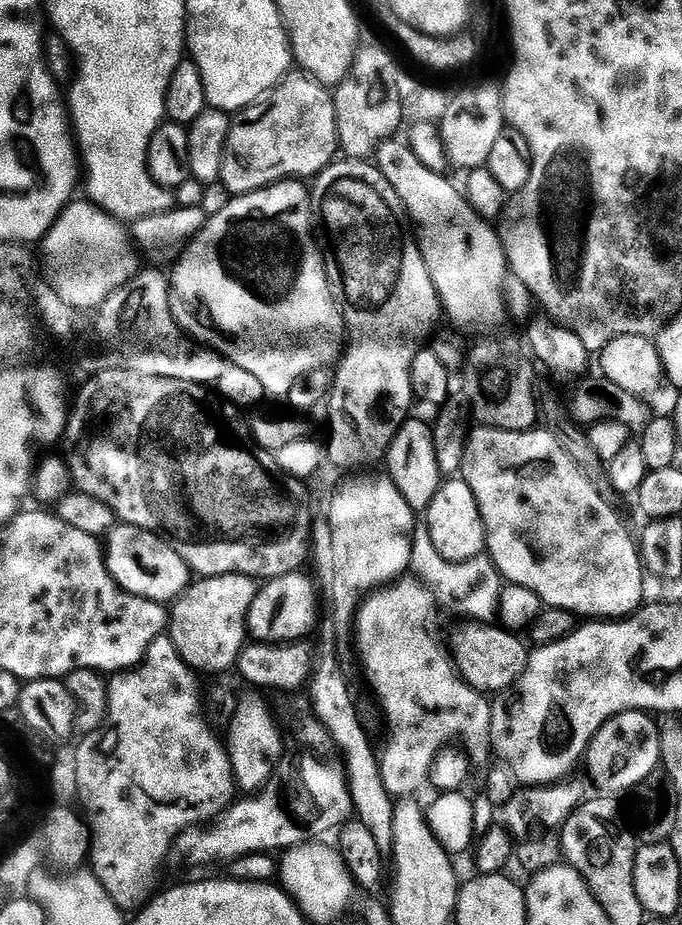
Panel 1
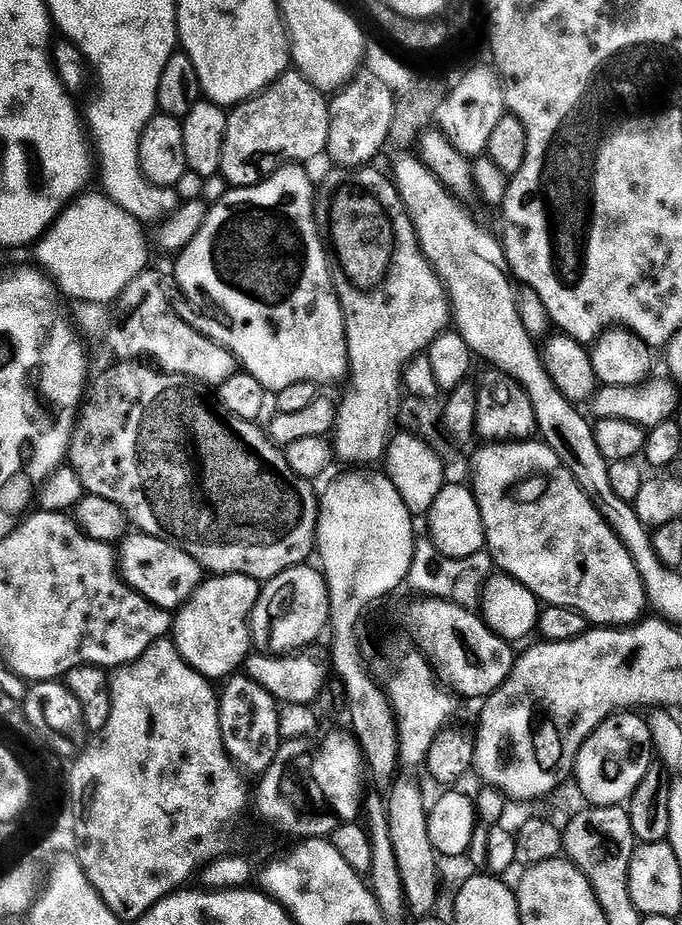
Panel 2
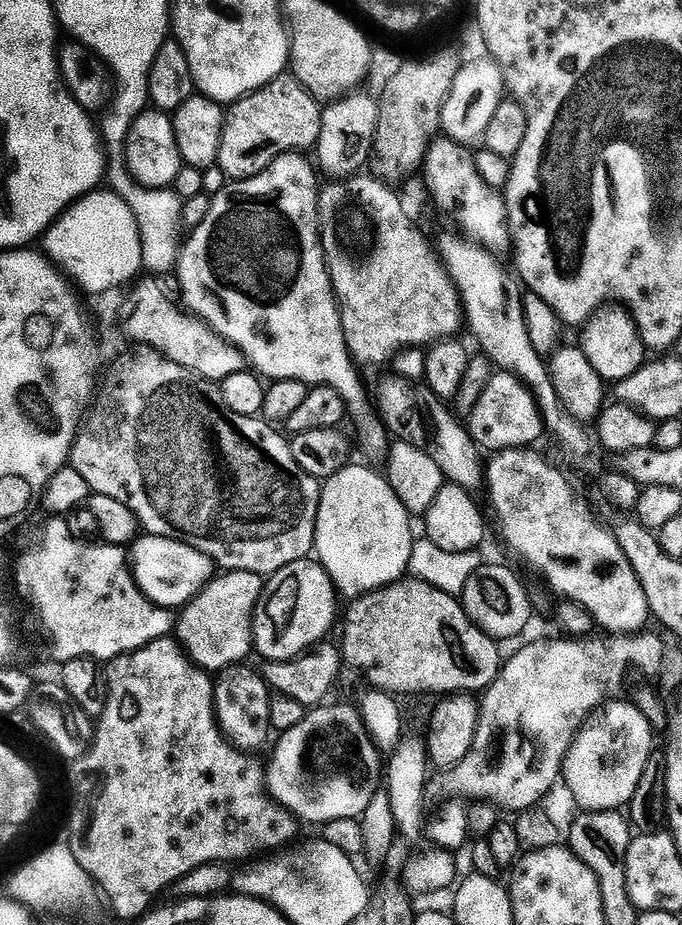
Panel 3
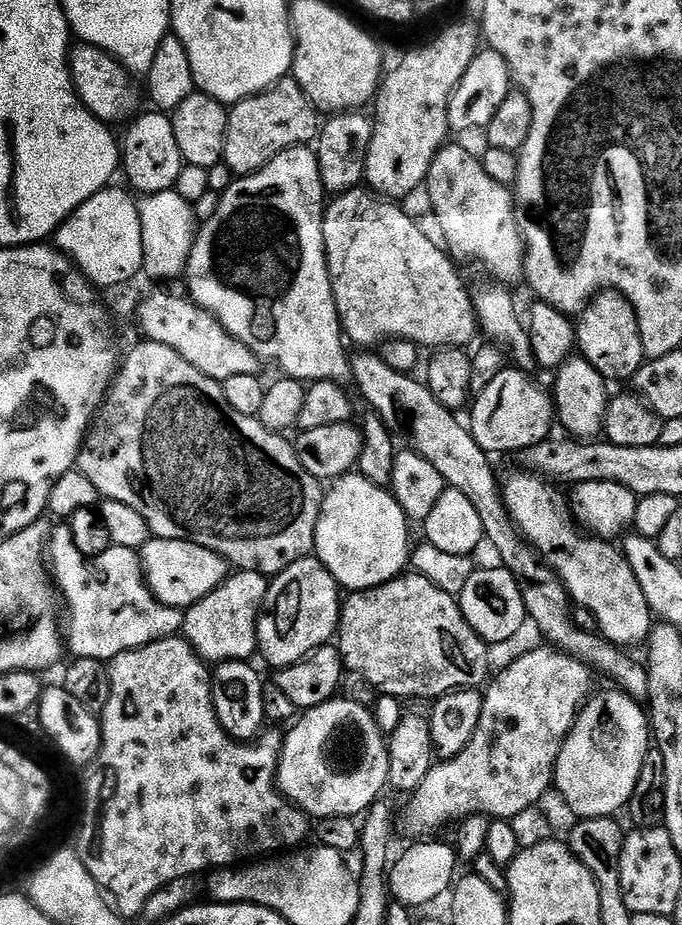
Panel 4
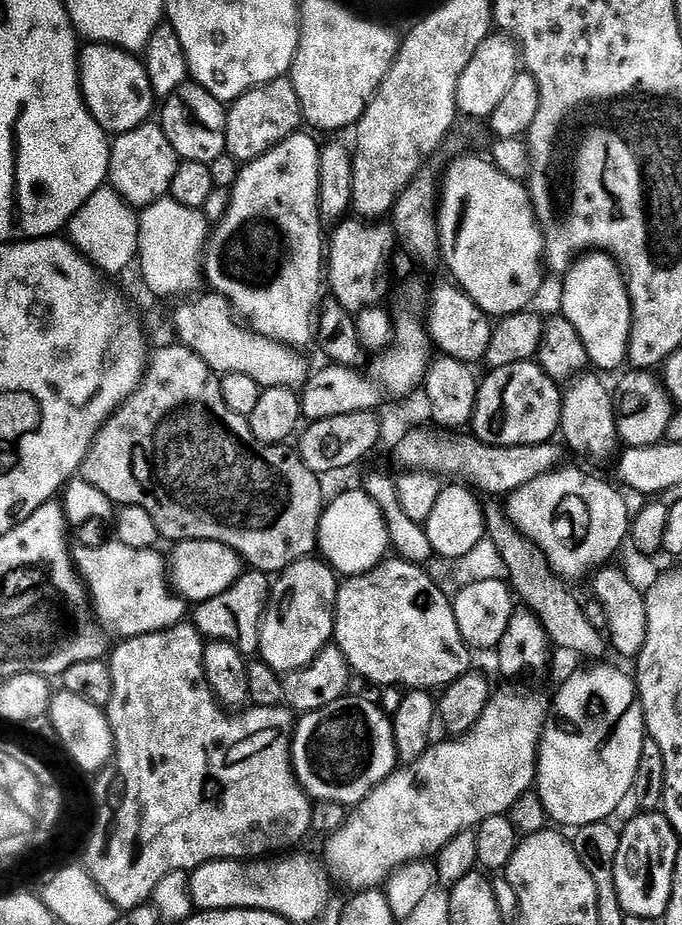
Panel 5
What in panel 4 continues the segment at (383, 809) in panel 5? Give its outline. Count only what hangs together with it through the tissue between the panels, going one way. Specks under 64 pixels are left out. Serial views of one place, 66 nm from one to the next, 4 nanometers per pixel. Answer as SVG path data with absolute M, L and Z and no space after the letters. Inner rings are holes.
M552 646L536 648L520 656L505 672L497 671L483 693L481 721L472 741L456 757L433 763L416 791L411 793L408 820L416 832L436 832L451 820L463 821L470 815L482 814L497 820L511 821L522 810L537 807L540 799L553 787L558 754L574 726L577 714L593 695L593 669L575 656Z

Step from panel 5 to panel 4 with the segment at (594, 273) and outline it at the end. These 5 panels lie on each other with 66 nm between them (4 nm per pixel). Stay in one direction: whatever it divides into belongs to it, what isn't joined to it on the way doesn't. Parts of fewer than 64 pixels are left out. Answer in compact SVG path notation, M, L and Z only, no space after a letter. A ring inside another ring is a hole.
M600 290L583 305L580 314L580 324L578 320L575 325L579 355L588 360L590 366L604 376L605 381L631 381L646 361L642 334L632 303L621 292Z

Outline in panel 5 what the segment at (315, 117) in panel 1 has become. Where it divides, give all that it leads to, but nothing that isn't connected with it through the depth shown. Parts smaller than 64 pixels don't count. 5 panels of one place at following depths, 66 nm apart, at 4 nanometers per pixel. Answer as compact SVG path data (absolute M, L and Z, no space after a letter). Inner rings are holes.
M291 79L271 80L268 84L263 84L261 88L252 88L237 100L231 101L228 108L228 121L226 122L227 155L233 156L234 159L241 162L257 160L262 154L266 154L286 138L290 138L301 131L303 120L304 112L300 109L300 99L294 90Z

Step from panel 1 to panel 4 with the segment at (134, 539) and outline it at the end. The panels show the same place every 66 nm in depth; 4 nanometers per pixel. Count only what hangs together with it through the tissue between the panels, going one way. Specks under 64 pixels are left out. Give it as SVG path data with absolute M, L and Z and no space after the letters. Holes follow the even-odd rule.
M149 539L138 552L144 570L144 579L148 581L148 589L161 604L187 610L206 594L210 594L230 575L230 565L223 556L214 550L206 550L206 546L198 546L189 540Z

